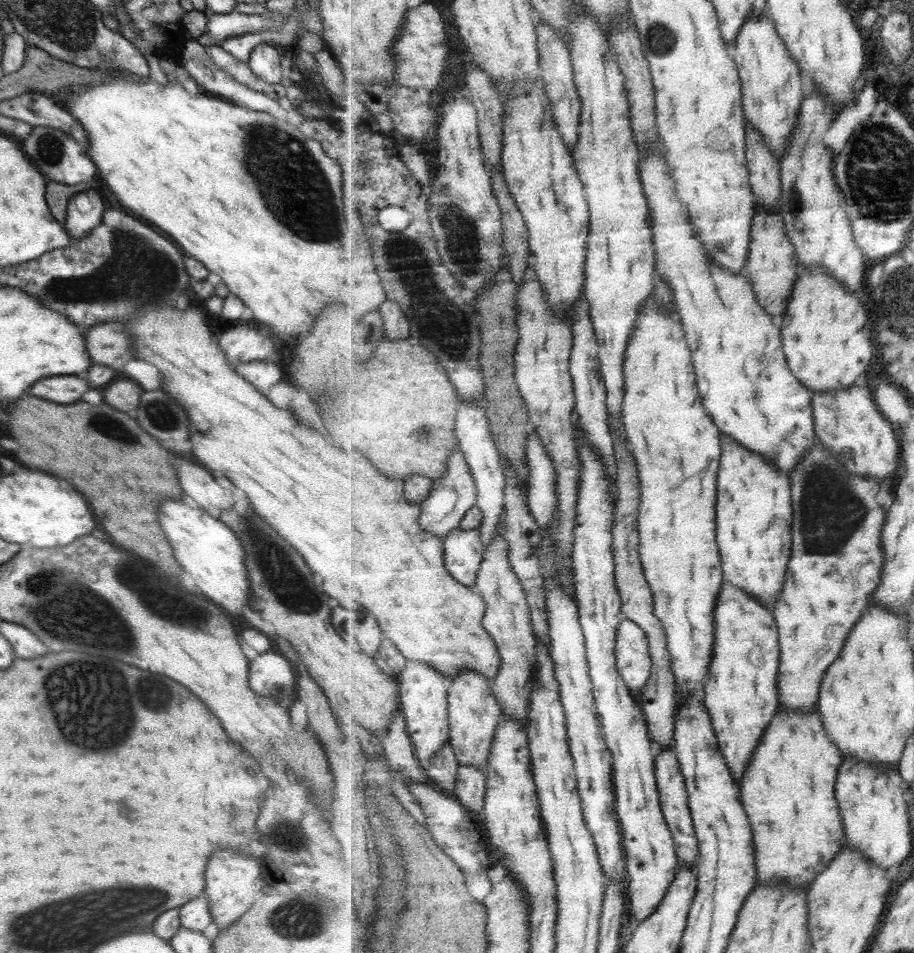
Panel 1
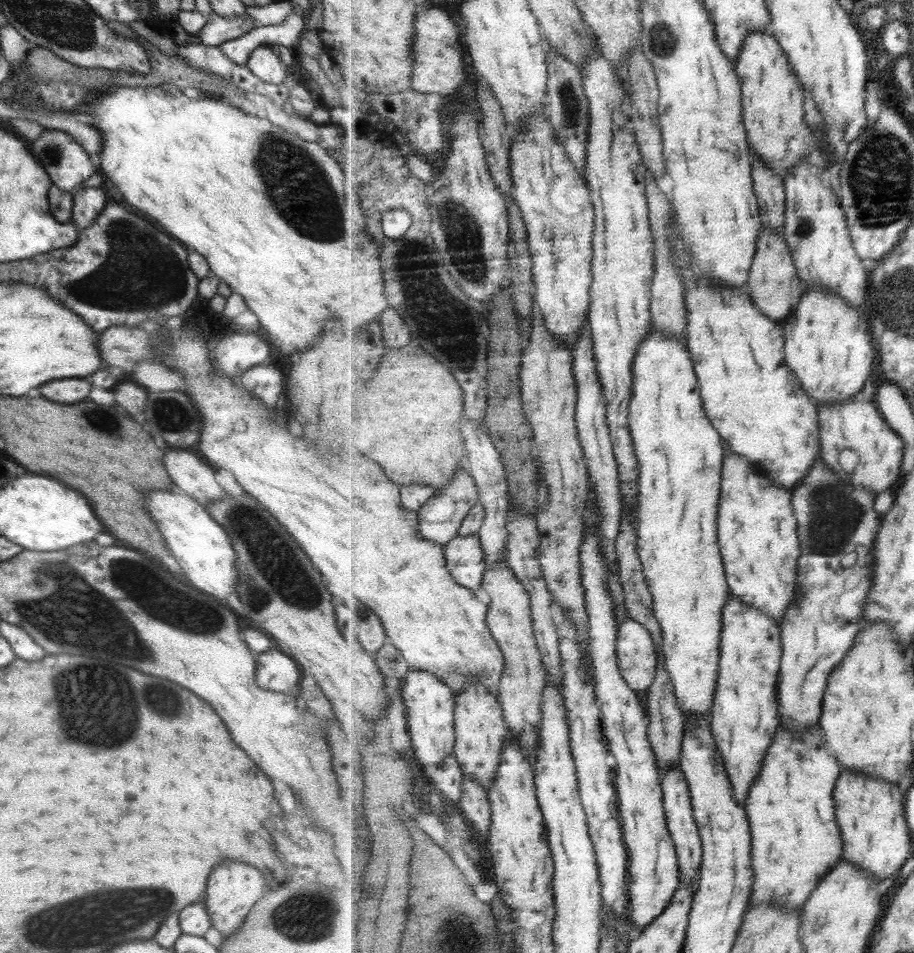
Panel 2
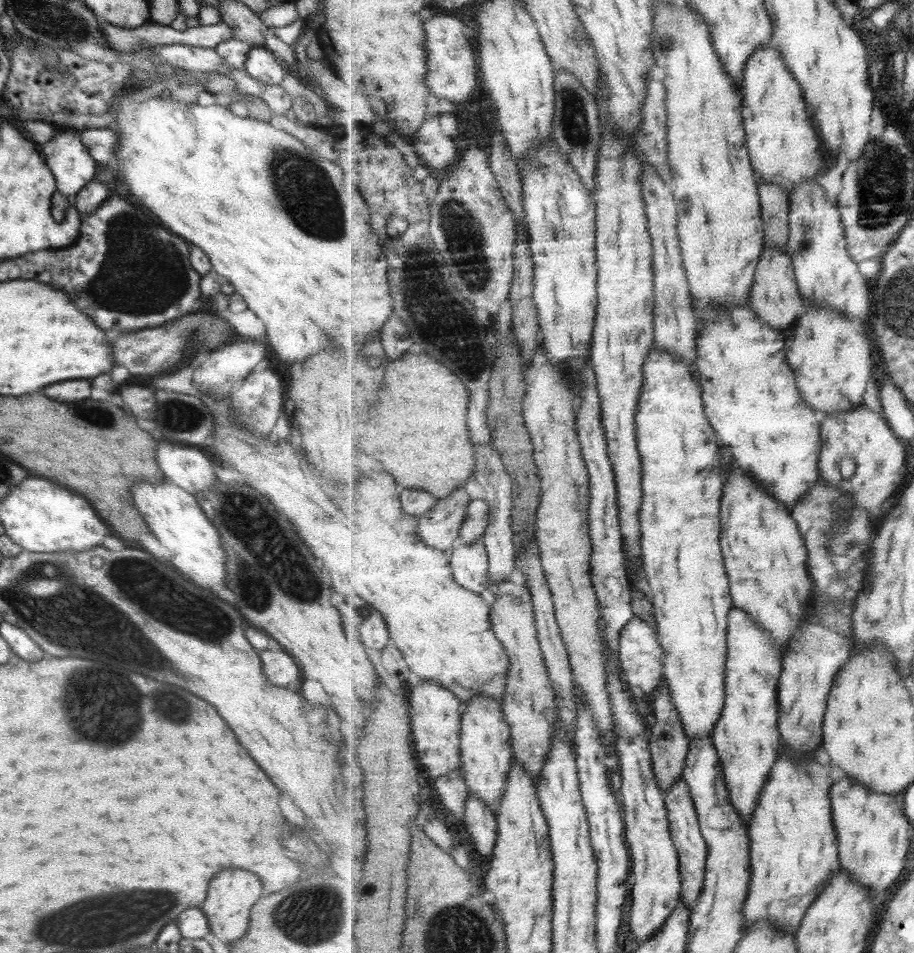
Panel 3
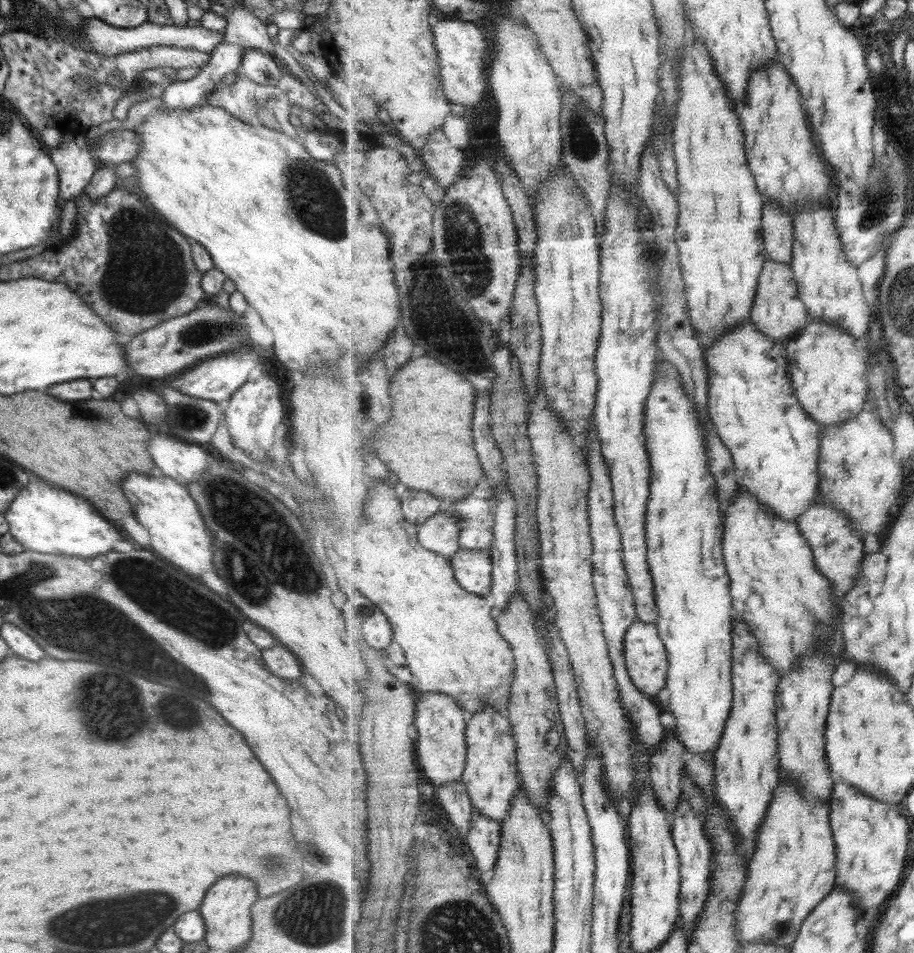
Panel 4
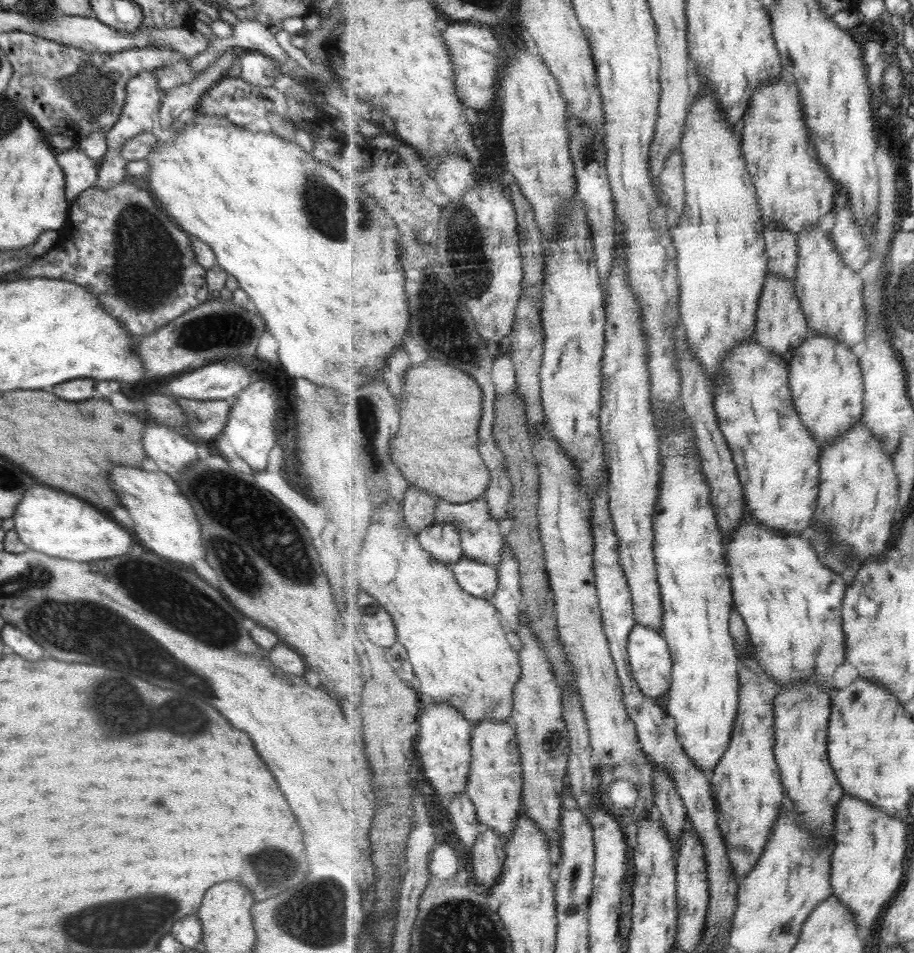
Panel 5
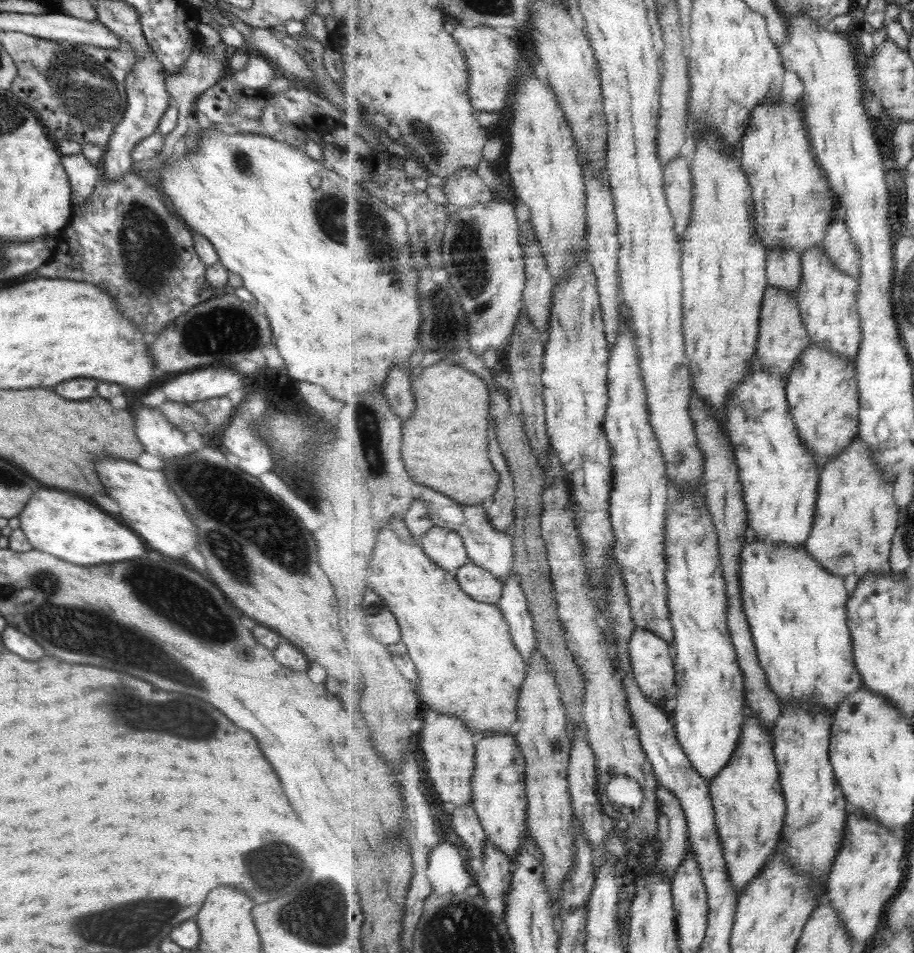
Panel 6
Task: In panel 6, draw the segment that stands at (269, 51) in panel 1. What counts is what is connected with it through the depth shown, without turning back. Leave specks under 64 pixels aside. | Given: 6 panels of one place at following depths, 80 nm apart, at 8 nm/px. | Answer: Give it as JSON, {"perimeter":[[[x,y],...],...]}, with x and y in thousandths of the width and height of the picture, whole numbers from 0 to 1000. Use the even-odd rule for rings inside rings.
{"perimeter":[[[272,55],[266,73],[257,77],[249,76],[248,80],[264,90],[277,93],[290,93],[301,82],[299,70],[294,68],[294,64],[277,55]]]}

